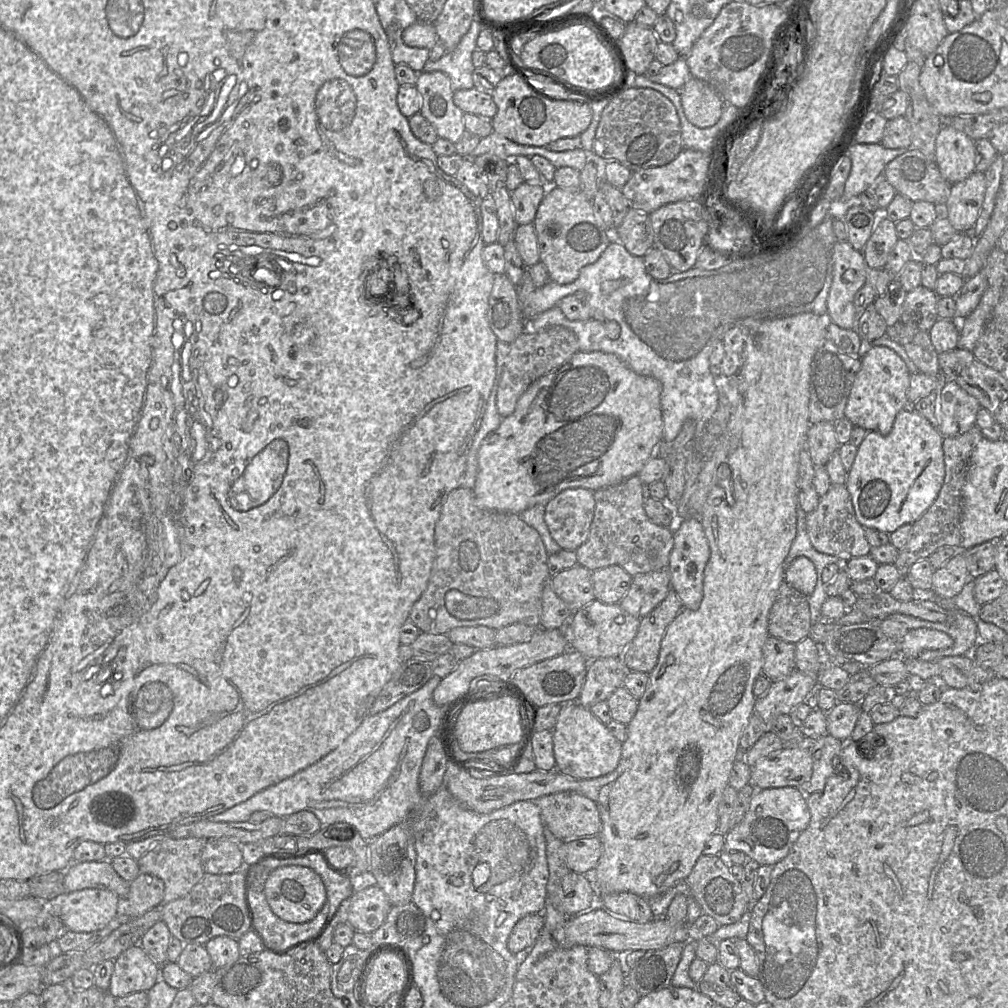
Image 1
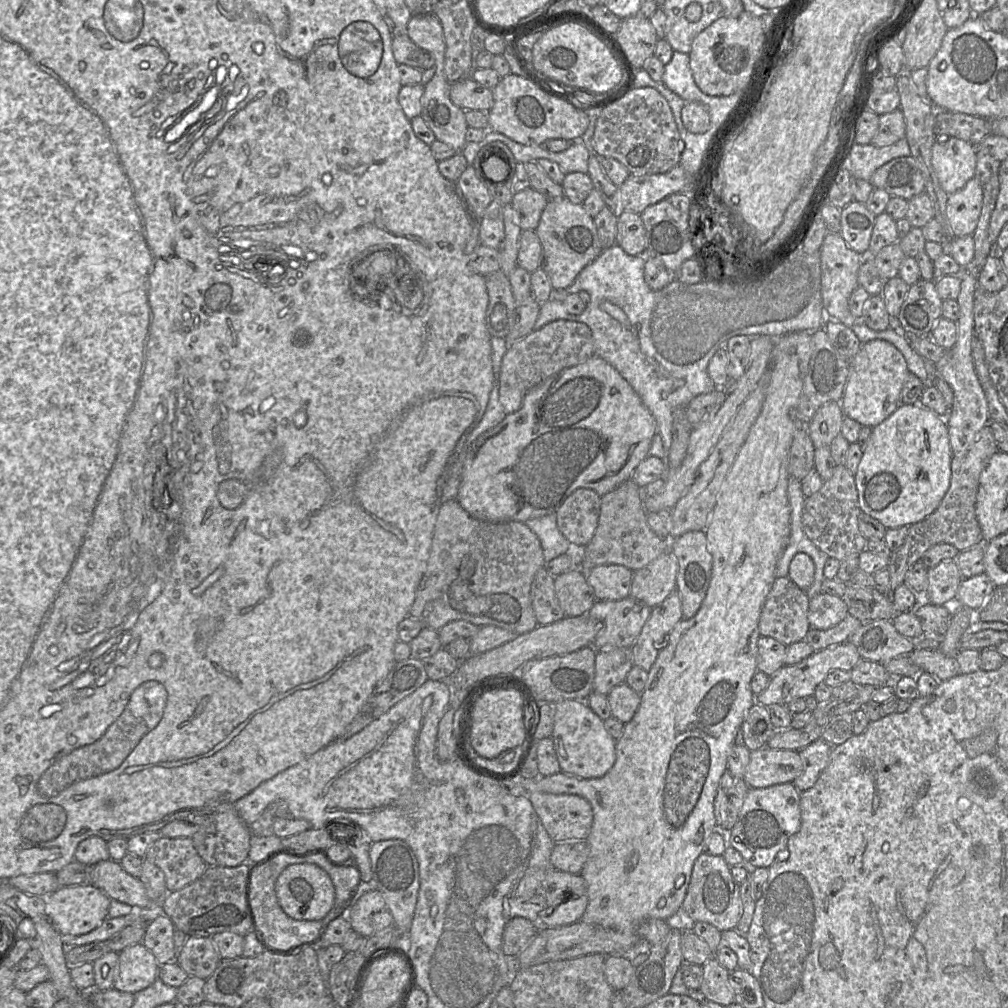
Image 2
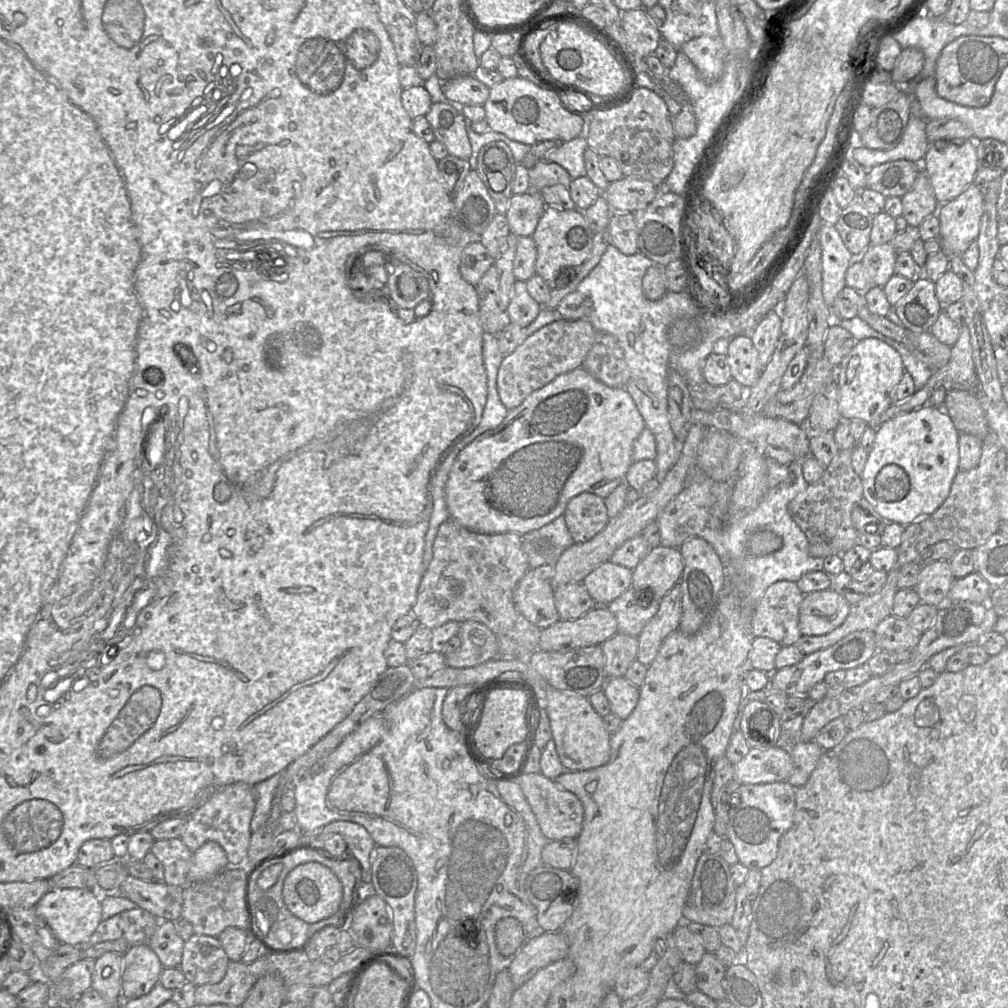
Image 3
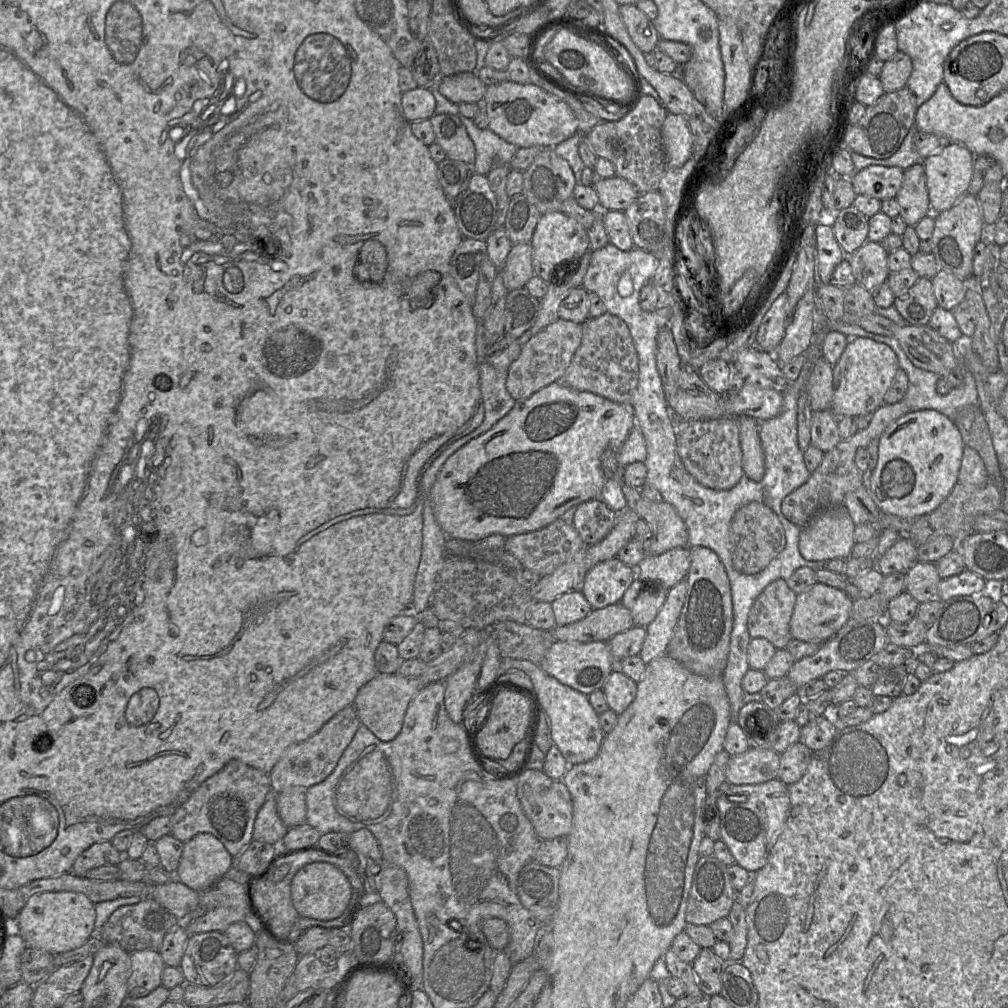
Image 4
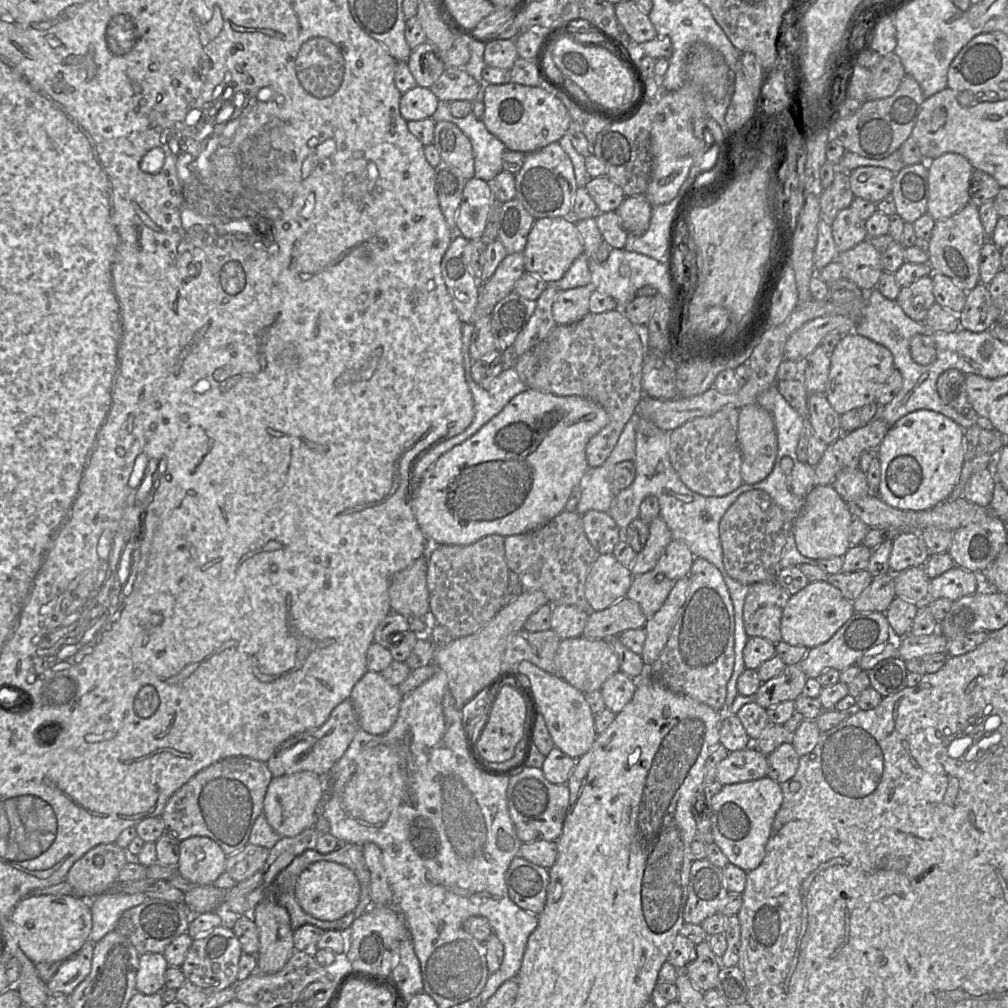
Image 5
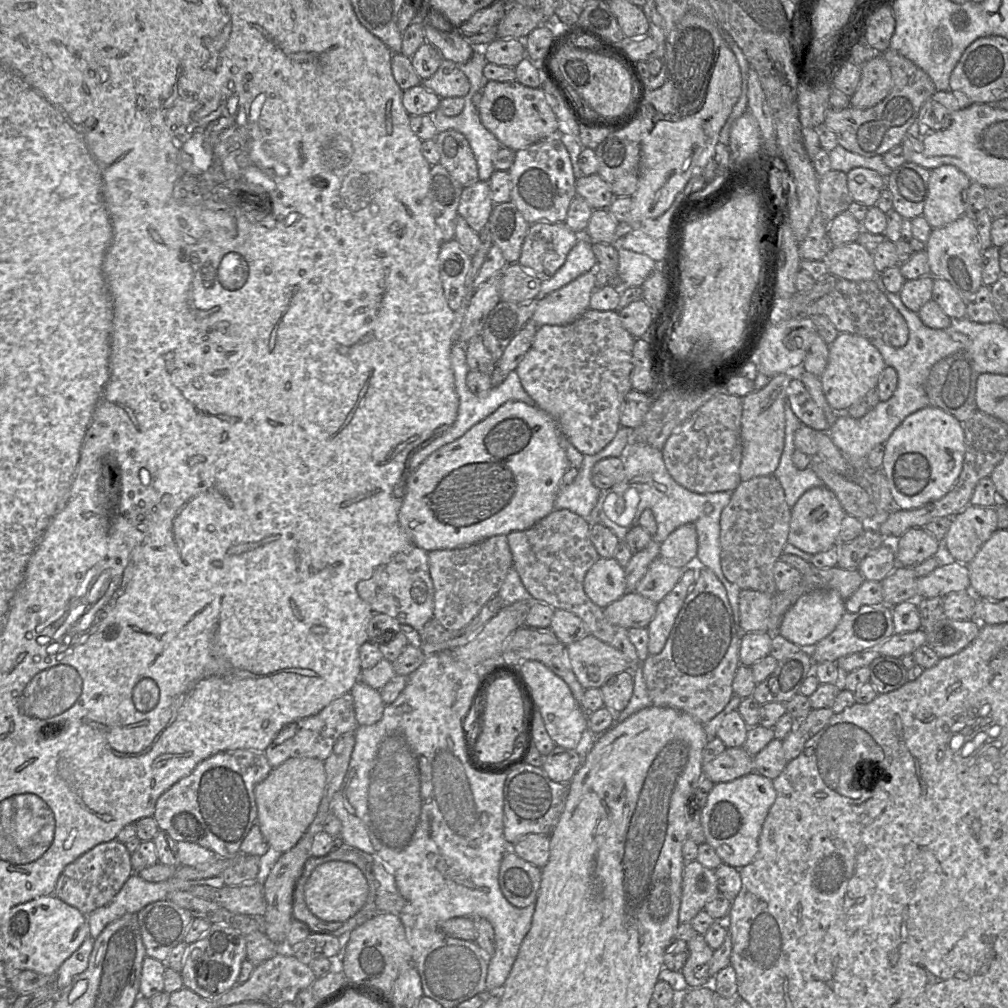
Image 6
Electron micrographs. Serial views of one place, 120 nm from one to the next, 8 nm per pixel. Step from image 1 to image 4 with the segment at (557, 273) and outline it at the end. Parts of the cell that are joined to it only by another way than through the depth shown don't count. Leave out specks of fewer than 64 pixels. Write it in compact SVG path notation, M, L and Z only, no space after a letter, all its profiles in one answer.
M561 211L541 214L532 239L532 267L534 275L546 282L564 277L564 264L578 261L587 251L590 251L590 241L587 230L575 219Z

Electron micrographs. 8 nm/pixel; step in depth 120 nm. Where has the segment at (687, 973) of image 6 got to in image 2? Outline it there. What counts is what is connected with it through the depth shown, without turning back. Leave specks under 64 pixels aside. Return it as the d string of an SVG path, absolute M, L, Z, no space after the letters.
M713 956L703 965L703 977L698 989L703 998L714 1001L724 1007L735 1003L729 986L729 971L719 964Z

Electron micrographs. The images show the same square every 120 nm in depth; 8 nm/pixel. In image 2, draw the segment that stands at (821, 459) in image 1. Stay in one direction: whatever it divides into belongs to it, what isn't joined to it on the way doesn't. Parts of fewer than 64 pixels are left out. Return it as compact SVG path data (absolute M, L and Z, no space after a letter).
M838 401L827 402L816 411L806 425L815 448L831 445L841 432L844 417L841 403Z

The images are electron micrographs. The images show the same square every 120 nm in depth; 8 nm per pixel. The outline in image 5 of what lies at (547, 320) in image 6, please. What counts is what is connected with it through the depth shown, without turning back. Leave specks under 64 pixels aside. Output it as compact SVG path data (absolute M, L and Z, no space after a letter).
M590 284L561 291L552 306L556 324L575 324L590 313L589 302L593 290Z

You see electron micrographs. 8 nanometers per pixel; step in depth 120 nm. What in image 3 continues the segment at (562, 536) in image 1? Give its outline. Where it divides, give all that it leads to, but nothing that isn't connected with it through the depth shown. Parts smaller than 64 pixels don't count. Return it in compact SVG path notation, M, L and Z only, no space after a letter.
M584 492L572 498L564 512L574 543L585 543L601 532L609 522L604 499Z

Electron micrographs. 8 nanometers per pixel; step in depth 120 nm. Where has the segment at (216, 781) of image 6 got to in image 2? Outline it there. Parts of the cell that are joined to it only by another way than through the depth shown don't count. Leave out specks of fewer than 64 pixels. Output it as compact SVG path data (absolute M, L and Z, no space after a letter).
M232 807L208 815L200 830L192 837L194 846L208 867L237 867L248 862L251 830Z

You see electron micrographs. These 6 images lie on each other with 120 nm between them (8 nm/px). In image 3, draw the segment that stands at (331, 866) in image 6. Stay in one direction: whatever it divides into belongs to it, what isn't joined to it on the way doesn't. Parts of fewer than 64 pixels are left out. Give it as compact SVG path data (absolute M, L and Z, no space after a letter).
M308 862L297 866L286 876L282 893L288 910L300 920L313 924L337 913L343 897L343 887L329 868L317 862Z

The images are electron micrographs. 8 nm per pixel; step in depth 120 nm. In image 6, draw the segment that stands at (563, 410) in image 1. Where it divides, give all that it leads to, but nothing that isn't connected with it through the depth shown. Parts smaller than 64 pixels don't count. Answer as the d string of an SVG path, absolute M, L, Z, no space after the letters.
M507 401L486 419L475 424L462 437L436 450L423 463L418 464L415 458L410 465L409 459L405 478L405 496L399 511L399 521L402 528L414 545L430 552L465 547L495 535L507 536L511 532L524 531L533 527L555 510L554 503L562 486L562 478L570 467L566 453L561 446L561 436L561 431L555 419L538 406L529 406L520 401Z

